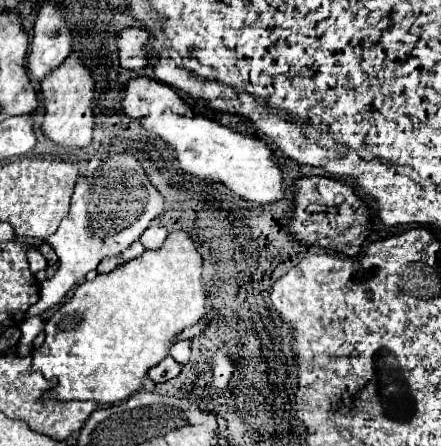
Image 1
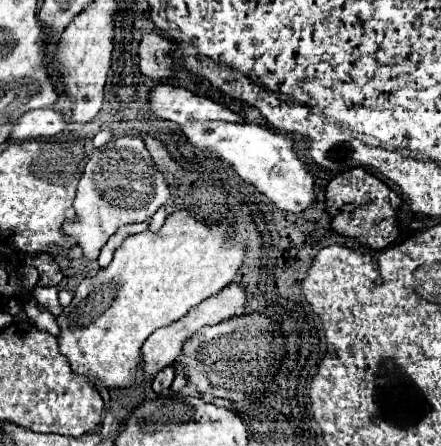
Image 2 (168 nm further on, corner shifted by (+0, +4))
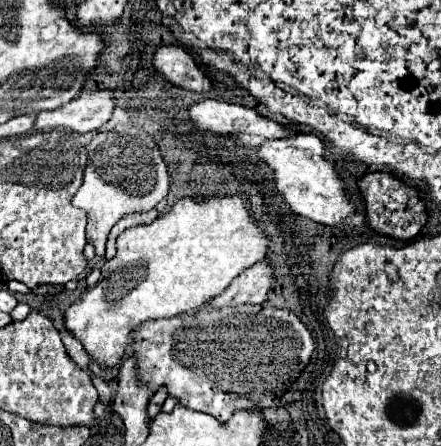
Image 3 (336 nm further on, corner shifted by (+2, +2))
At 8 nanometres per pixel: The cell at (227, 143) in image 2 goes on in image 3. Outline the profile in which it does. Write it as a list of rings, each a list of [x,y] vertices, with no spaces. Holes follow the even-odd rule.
[[[298,134],[290,138],[264,140],[256,148],[256,158],[262,160],[274,172],[274,184],[292,212],[306,216],[320,224],[340,224],[354,214],[354,206],[346,196],[346,188],[340,182],[334,166],[324,158],[324,142],[316,134]]]

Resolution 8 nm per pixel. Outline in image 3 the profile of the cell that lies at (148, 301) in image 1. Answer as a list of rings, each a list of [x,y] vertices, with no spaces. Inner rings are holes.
[[[238,196],[212,198],[208,202],[180,198],[170,212],[160,214],[152,224],[132,226],[118,236],[116,256],[102,266],[100,282],[88,288],[80,300],[70,304],[64,314],[64,326],[76,340],[80,340],[90,360],[104,364],[106,368],[114,368],[122,362],[124,350],[128,342],[132,342],[132,332],[138,326],[150,320],[200,310],[208,300],[222,294],[242,270],[262,260],[266,246],[266,236],[250,218]]]

